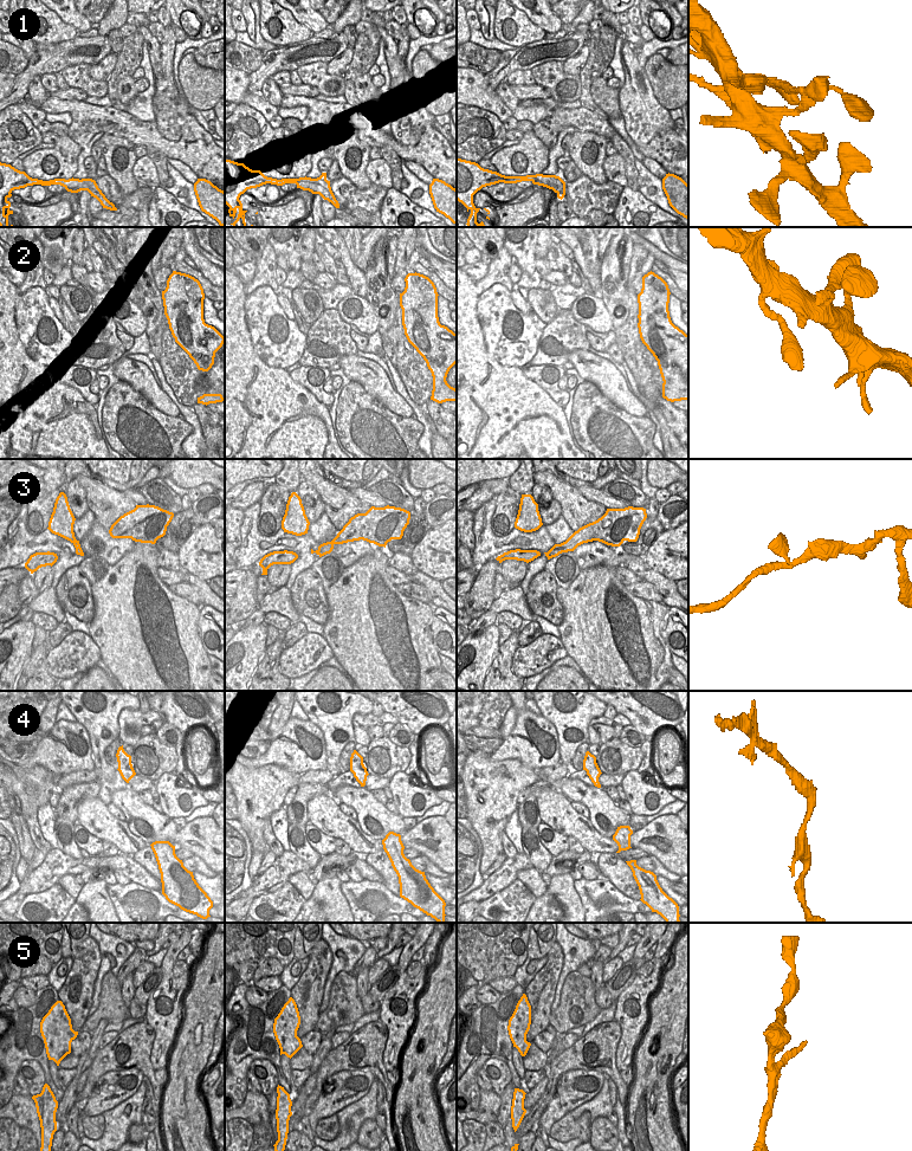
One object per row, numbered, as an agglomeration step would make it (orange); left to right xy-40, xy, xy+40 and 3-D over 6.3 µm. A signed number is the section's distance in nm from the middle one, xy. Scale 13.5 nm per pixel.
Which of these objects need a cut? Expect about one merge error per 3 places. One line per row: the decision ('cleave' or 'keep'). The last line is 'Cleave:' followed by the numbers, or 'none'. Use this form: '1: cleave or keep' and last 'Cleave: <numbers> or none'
1: keep
2: keep
3: keep
4: keep
5: keep
Cleave: none

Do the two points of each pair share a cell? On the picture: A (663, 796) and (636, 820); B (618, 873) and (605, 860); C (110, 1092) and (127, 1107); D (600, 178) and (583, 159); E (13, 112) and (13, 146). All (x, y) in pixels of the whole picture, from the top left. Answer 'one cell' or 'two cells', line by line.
A: two cells
B: one cell
C: two cells
D: one cell
E: one cell

